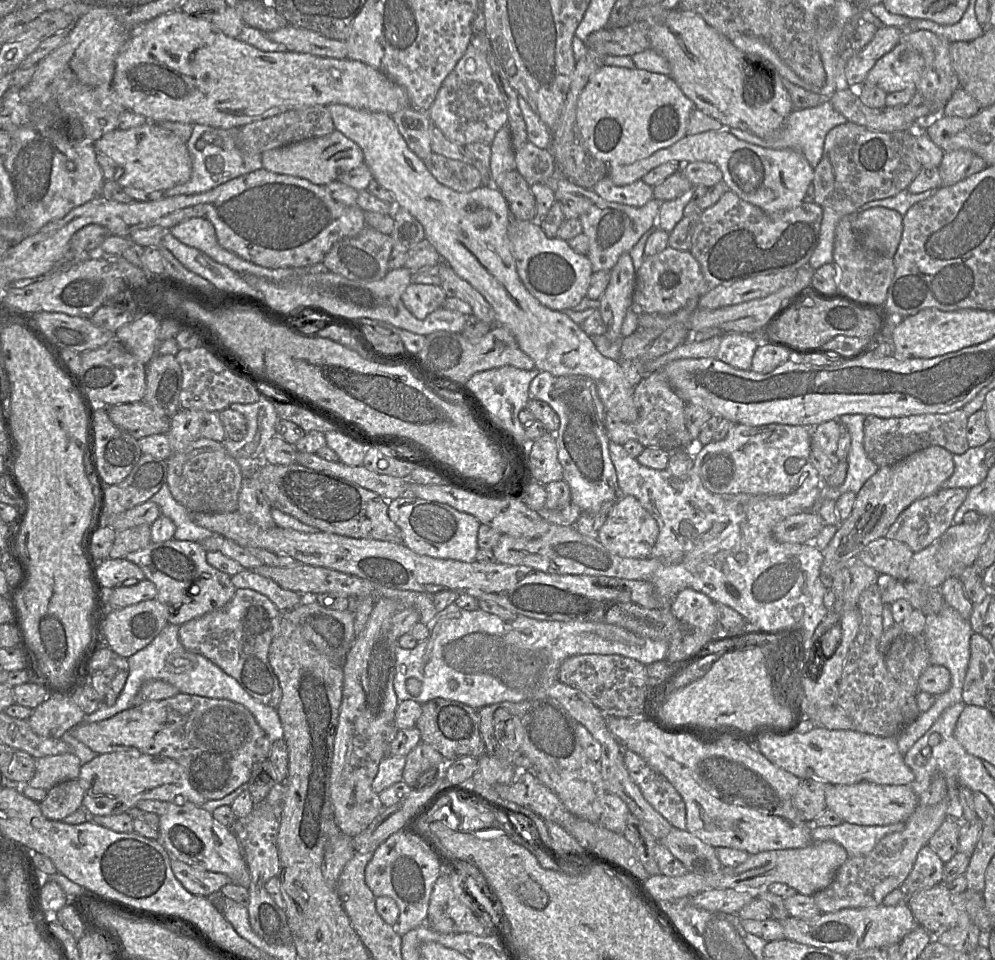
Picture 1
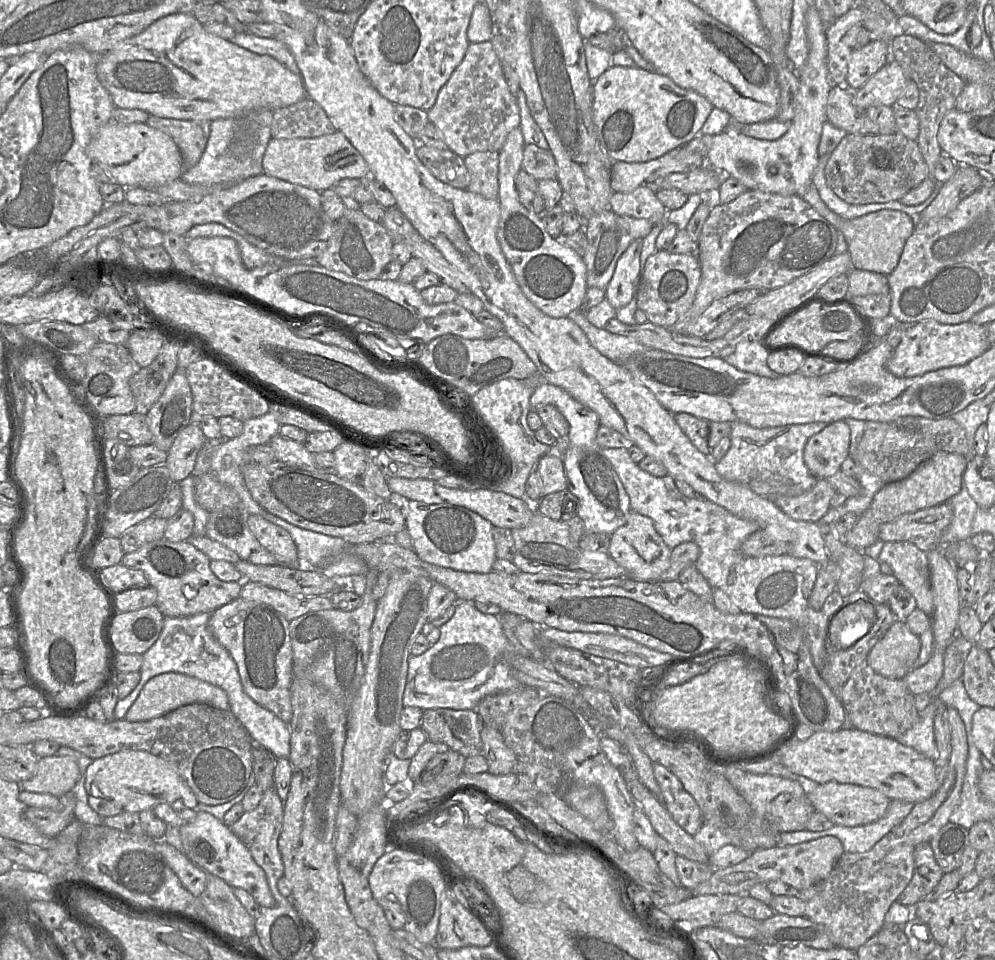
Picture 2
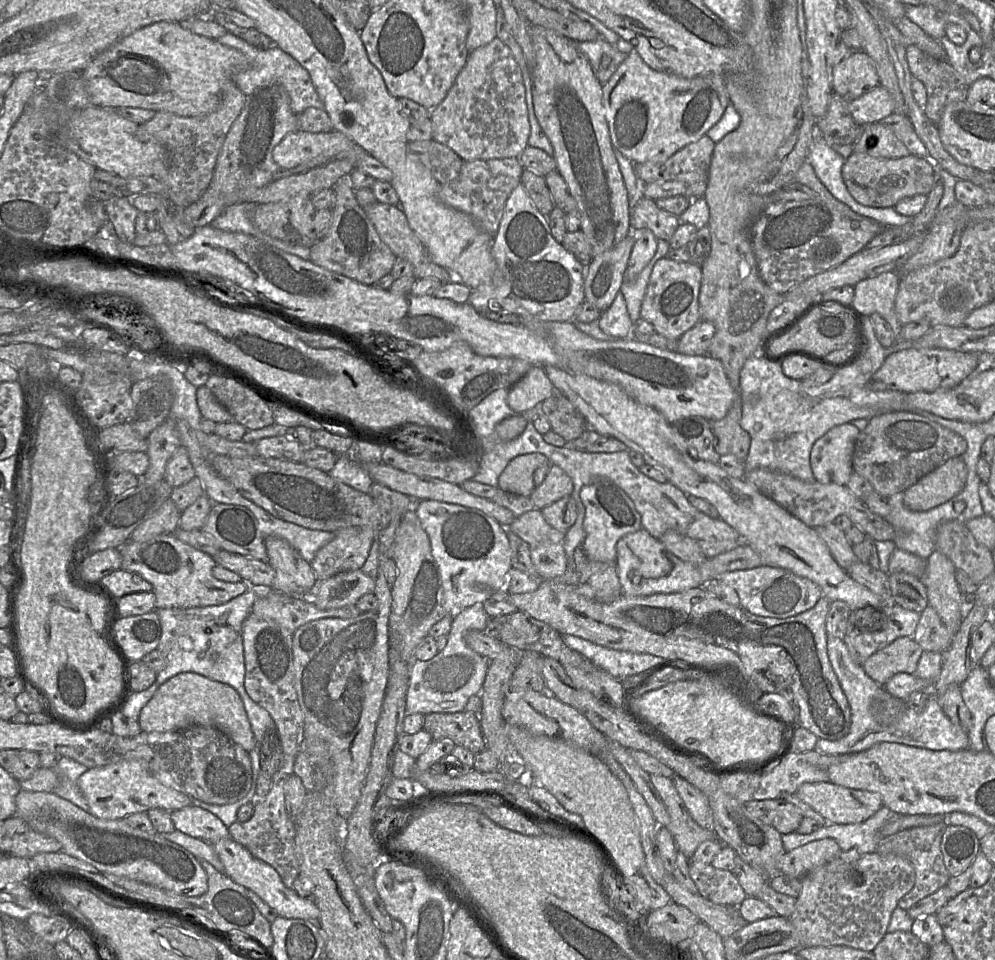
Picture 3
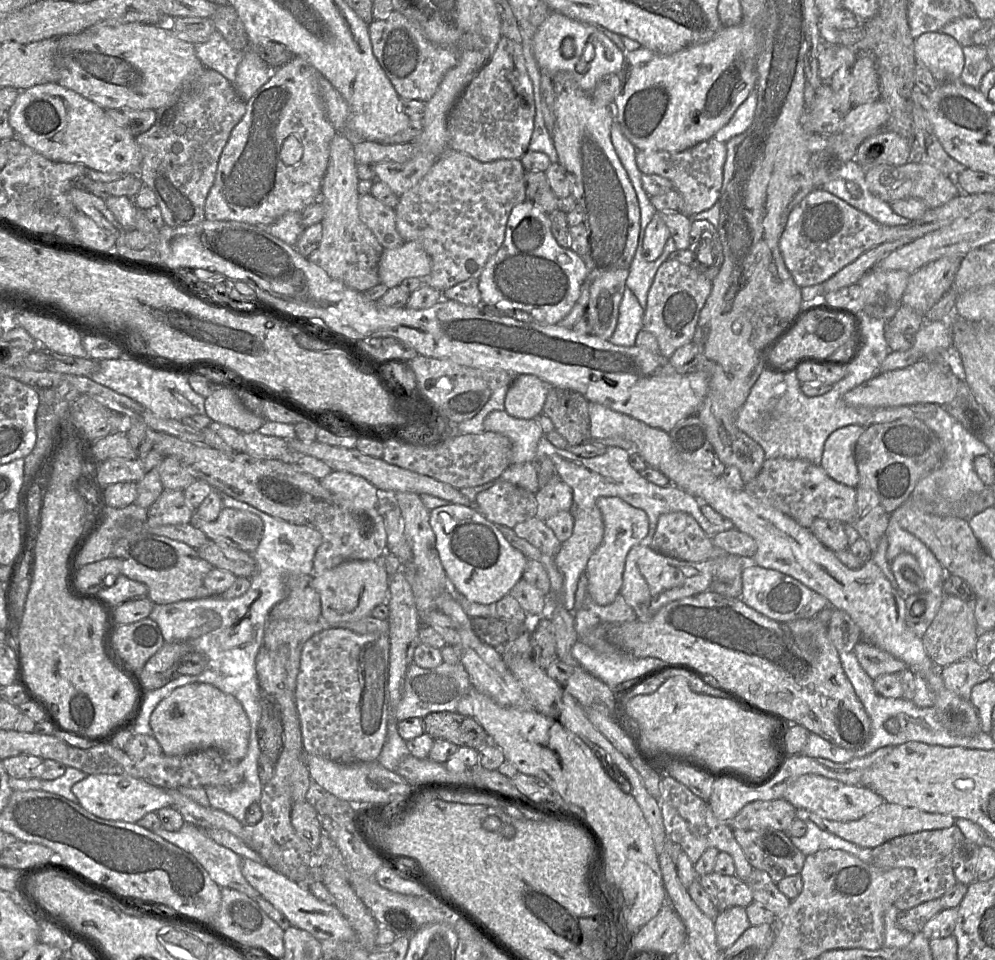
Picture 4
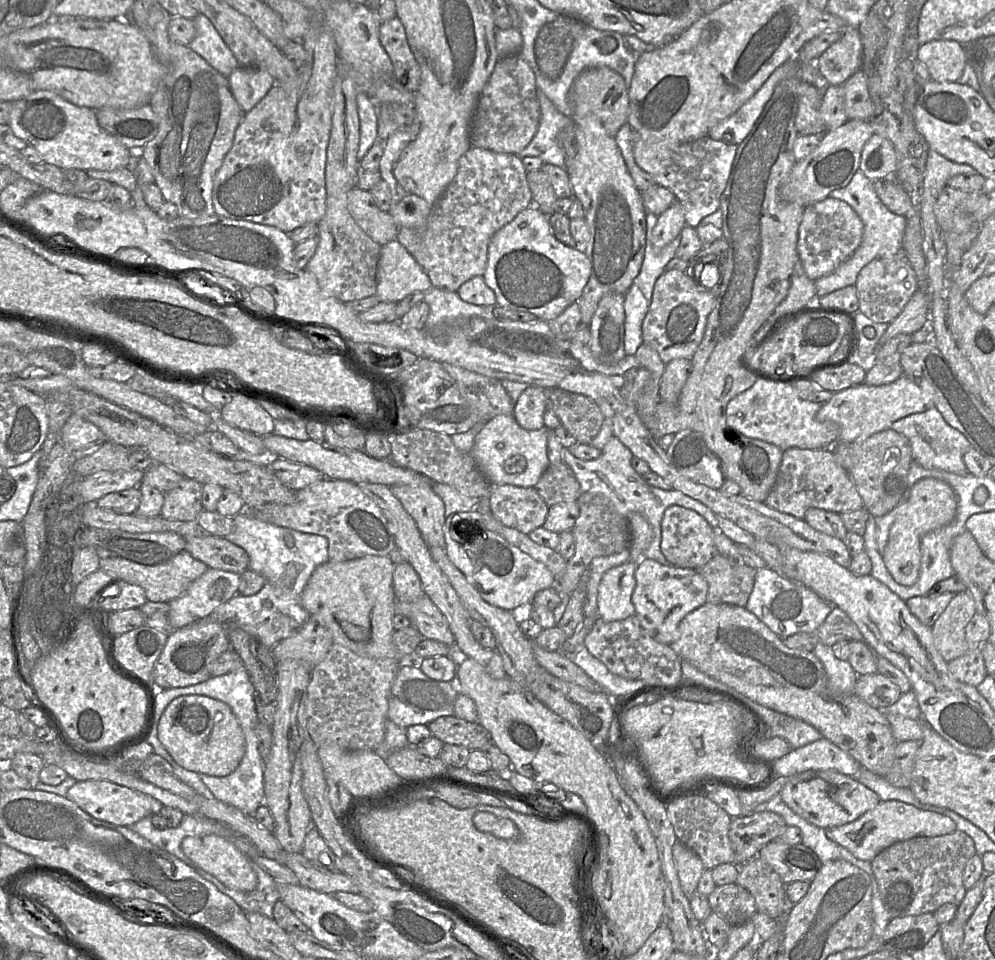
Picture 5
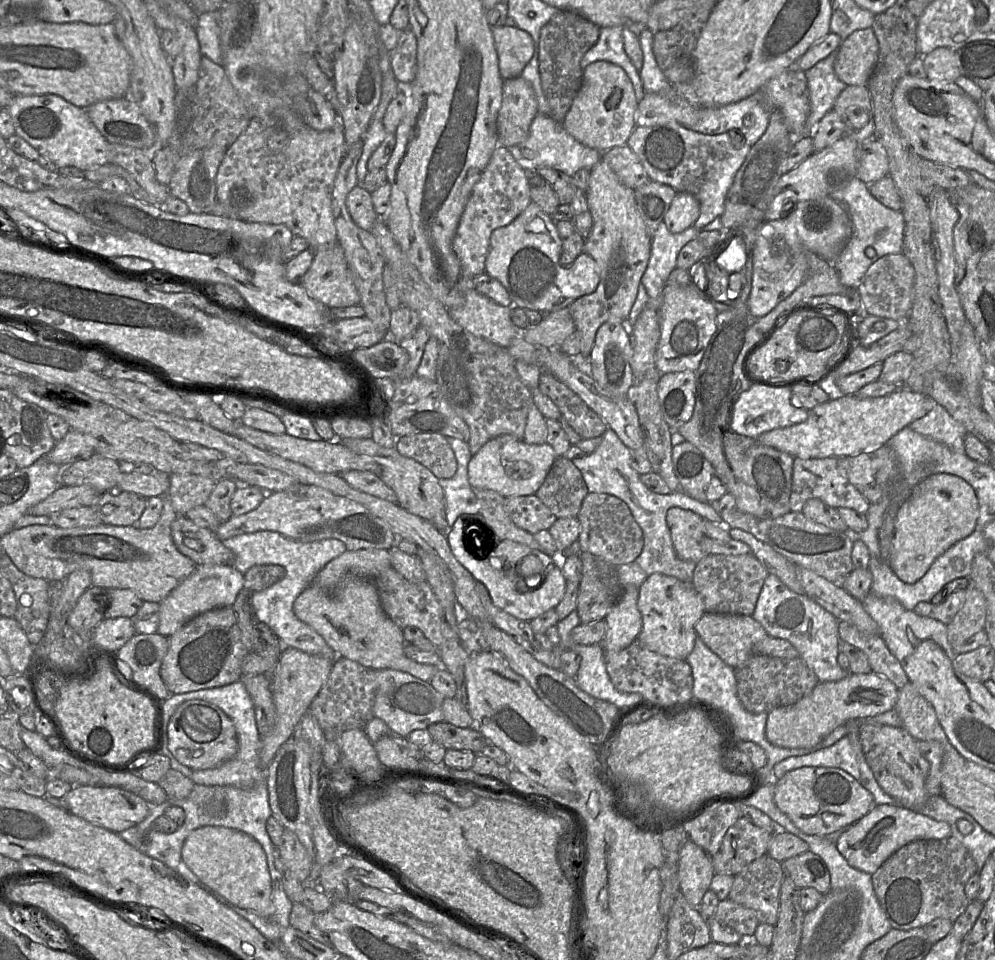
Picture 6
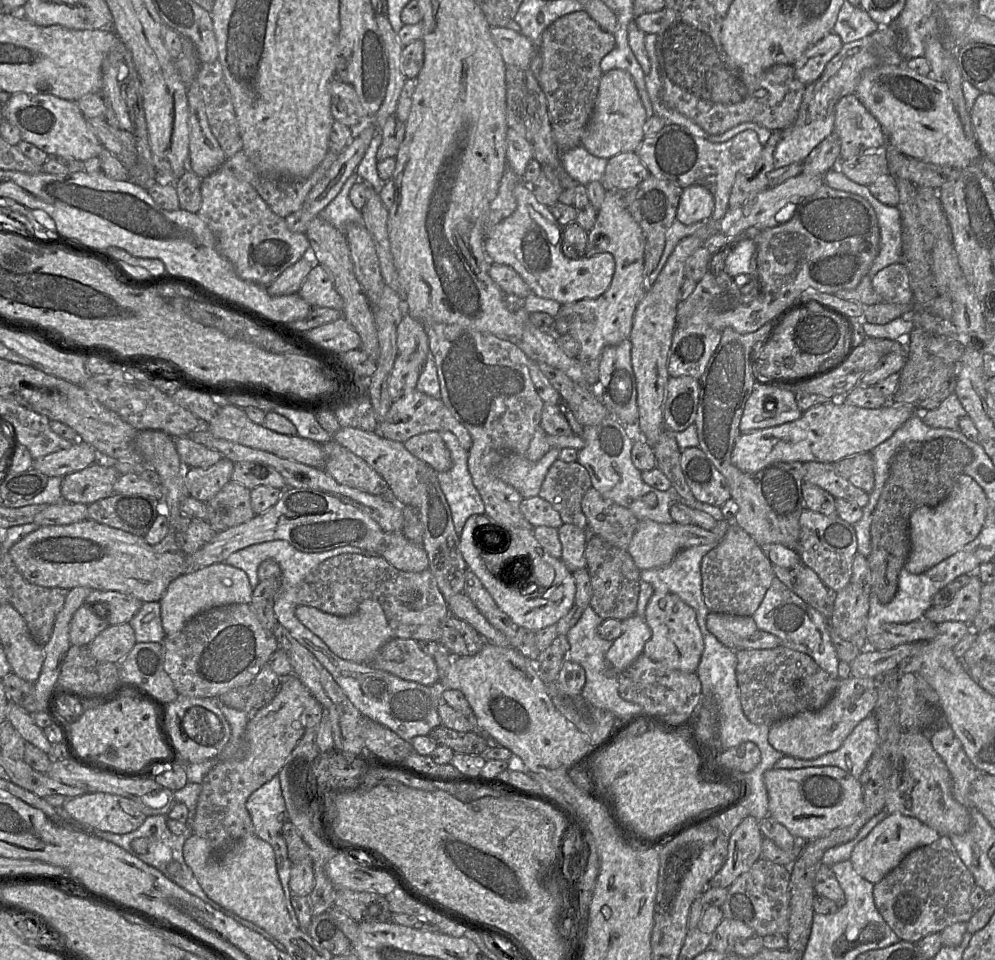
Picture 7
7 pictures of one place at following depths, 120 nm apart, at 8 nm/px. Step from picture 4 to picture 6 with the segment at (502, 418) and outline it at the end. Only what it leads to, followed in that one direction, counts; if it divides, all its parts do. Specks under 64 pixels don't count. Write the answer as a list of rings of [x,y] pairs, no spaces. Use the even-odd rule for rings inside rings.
[[[510,434],[489,440],[468,463],[468,481],[471,487],[493,490],[504,497],[532,495],[542,485],[557,455],[548,443],[527,444]]]

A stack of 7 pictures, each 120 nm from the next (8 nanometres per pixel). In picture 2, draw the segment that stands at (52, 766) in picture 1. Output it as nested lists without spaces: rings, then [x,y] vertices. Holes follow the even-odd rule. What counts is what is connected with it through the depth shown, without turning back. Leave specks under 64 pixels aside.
[[[54,755],[39,758],[33,777],[18,784],[21,790],[60,797],[72,791],[79,774],[79,765],[74,758]]]

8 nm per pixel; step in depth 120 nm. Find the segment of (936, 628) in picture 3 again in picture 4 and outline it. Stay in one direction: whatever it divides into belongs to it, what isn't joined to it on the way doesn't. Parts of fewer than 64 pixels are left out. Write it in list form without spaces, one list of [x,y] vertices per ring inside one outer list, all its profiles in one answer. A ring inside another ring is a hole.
[[[945,595],[937,615],[922,640],[927,654],[939,667],[974,655],[978,640],[974,601]]]

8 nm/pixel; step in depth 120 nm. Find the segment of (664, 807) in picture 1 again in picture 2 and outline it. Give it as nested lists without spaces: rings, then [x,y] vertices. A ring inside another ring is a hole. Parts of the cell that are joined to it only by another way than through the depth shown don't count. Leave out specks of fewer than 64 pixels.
[[[653,763],[653,772],[661,789],[663,806],[680,827],[694,836],[704,824],[704,817],[697,802],[678,777],[667,768]]]

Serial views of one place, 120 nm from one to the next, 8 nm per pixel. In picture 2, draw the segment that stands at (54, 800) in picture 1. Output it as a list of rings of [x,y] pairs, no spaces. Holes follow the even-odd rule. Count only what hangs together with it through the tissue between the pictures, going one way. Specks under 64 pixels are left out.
[[[70,791],[59,797],[56,808],[27,807],[24,818],[43,835],[55,838],[75,819],[75,794]]]

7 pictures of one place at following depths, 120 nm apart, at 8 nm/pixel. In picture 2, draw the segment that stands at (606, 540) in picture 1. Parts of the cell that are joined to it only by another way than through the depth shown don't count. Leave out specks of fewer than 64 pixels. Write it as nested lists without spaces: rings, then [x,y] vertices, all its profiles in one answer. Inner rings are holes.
[[[631,511],[625,524],[610,535],[609,554],[632,579],[642,582],[664,582],[661,577],[670,567],[671,549],[664,543],[653,521]]]

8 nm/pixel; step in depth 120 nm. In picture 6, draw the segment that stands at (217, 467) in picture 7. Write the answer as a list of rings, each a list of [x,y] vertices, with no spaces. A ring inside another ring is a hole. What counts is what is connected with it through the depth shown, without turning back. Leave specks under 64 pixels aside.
[[[171,474],[167,497],[179,516],[197,506],[205,505],[216,481],[201,475]]]

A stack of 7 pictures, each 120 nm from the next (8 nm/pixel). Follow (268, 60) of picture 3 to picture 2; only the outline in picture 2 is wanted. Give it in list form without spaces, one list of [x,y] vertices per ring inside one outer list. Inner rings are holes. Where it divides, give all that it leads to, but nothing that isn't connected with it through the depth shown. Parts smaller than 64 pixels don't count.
[[[236,32],[230,39],[231,42],[252,51],[259,55],[269,55],[280,64],[282,64],[289,71],[294,74],[300,75],[300,70],[295,62],[292,53],[288,48],[278,39],[264,38],[256,36],[249,32]]]

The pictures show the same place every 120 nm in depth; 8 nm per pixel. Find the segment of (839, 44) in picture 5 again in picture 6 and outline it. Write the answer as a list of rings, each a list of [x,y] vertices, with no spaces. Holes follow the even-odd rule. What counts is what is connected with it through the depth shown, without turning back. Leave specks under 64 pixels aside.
[[[871,28],[854,31],[835,52],[834,71],[846,85],[867,86],[878,53],[879,44]]]

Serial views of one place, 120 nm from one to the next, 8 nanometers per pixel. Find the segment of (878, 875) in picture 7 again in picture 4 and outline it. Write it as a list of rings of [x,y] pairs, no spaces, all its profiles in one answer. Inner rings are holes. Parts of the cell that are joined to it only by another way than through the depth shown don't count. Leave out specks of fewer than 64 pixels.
[[[883,802],[879,807],[856,821],[837,822],[824,819],[815,813],[802,810],[818,828],[834,834],[860,847],[873,849],[898,836],[921,831],[939,830],[953,826],[956,819],[950,815],[929,813],[917,808],[904,807],[898,804]]]

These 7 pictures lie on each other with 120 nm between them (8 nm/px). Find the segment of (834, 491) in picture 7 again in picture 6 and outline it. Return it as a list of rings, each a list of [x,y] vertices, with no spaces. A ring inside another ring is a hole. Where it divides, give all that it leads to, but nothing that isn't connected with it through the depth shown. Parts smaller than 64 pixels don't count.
[[[794,457],[792,470],[792,489],[789,500],[790,511],[802,512],[806,501],[817,498],[833,508],[850,508],[866,514],[870,503],[850,483],[838,464],[838,458],[809,458]]]

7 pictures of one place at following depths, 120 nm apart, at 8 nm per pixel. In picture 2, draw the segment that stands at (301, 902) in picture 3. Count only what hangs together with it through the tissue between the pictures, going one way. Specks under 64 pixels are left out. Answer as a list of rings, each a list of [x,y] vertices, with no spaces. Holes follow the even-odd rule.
[[[197,811],[193,821],[179,828],[184,853],[198,867],[228,883],[231,887],[243,888],[262,907],[276,905],[264,870],[255,862],[246,845],[215,816]]]

